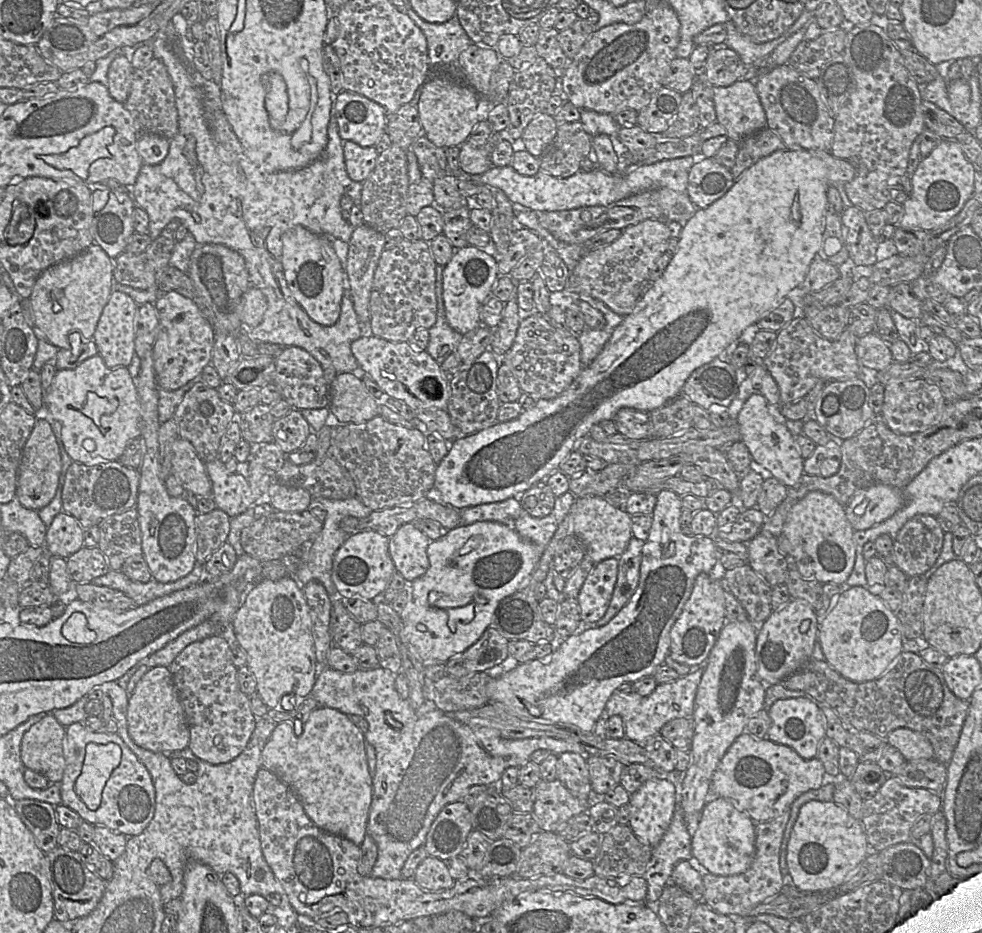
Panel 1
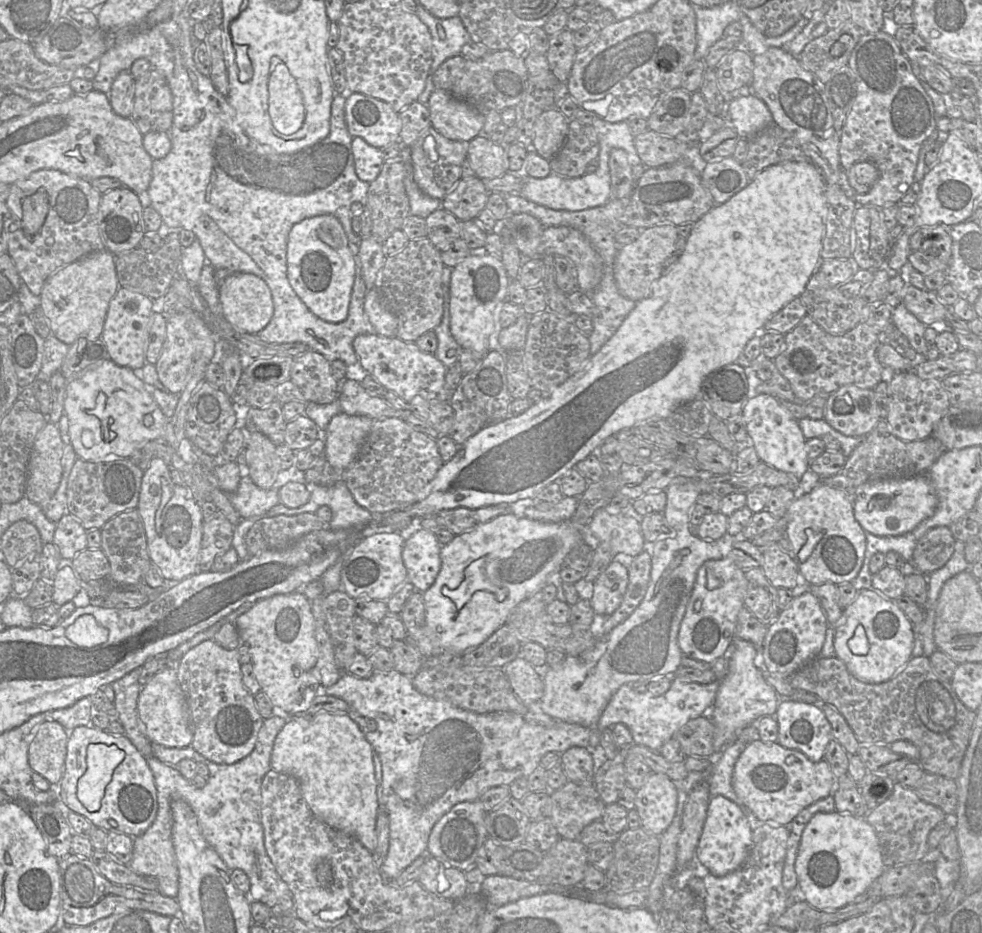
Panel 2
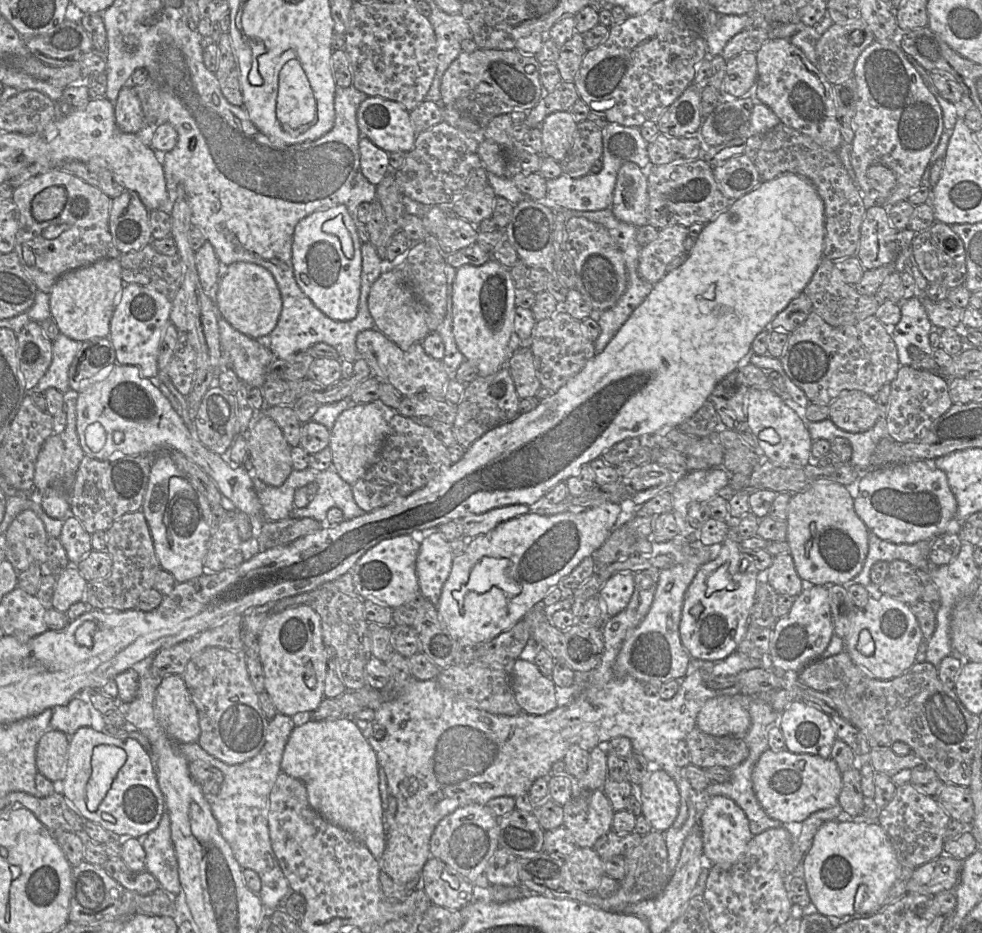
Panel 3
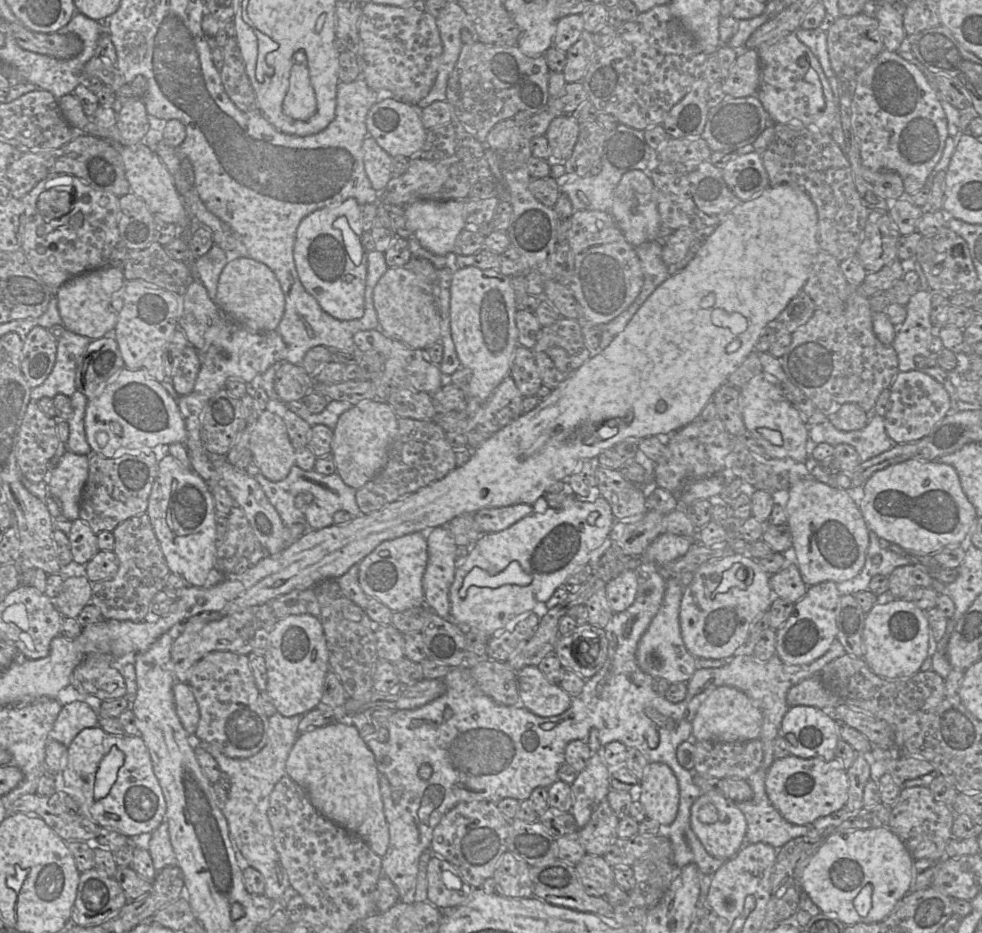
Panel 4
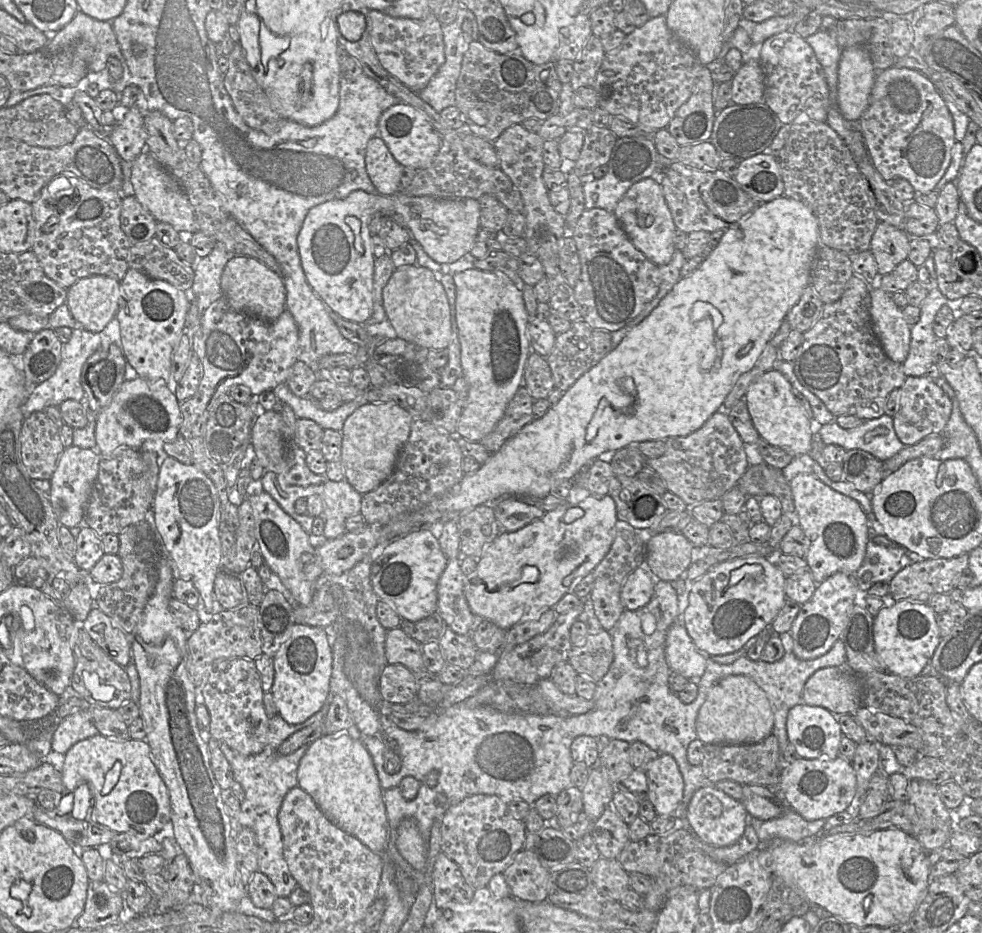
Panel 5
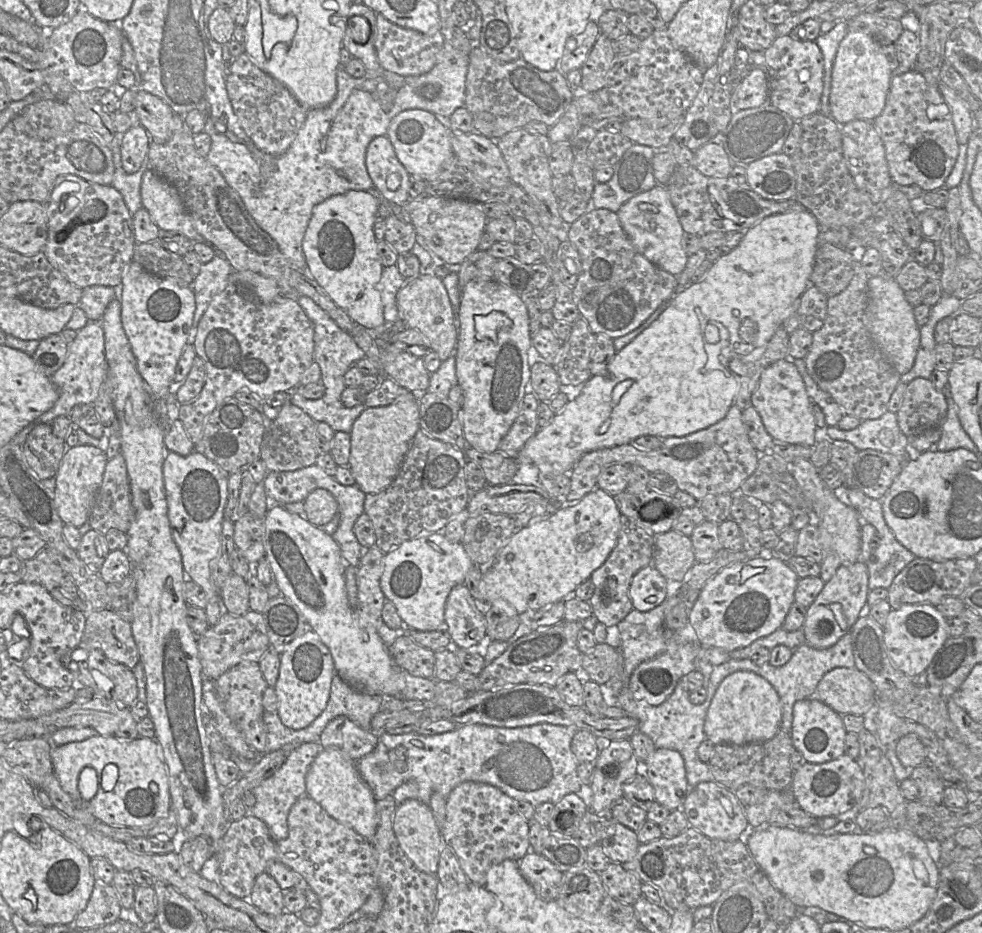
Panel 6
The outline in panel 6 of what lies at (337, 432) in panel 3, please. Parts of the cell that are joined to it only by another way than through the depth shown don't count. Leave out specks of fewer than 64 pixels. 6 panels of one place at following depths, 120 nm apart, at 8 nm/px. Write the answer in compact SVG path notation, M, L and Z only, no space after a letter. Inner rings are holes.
M409 392L388 406L366 408L356 420L350 434L351 453L348 467L356 485L366 495L377 494L394 481L420 429L419 418L418 396Z

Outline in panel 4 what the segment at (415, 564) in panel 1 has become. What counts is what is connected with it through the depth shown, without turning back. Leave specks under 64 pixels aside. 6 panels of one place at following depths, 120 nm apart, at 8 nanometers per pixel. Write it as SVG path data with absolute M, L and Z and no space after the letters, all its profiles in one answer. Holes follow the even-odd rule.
M446 526L434 528L426 540L428 560L422 578L425 604L441 618L451 619L449 590L456 570L457 545Z

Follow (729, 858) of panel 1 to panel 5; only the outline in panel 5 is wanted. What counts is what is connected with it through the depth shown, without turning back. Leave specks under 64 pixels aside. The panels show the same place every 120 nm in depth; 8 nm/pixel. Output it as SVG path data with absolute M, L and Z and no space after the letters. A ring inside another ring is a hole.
M714 786L697 790L687 806L685 821L690 830L704 843L714 847L729 847L744 834L748 817L741 801L735 800Z

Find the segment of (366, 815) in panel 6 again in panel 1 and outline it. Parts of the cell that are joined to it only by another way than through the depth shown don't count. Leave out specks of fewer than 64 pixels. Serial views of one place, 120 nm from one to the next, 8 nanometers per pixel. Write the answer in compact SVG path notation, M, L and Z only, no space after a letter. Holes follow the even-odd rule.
M326 706L299 719L303 727L300 736L294 732L295 720L276 725L262 750L262 767L274 773L295 793L316 826L360 846L367 835L372 801L364 734L344 713Z

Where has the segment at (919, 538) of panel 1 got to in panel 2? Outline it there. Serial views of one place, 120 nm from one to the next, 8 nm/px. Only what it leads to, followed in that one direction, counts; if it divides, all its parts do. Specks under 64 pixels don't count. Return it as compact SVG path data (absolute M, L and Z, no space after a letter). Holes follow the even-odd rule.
M948 526L929 529L917 542L912 563L917 571L928 575L944 566L954 552L955 541Z

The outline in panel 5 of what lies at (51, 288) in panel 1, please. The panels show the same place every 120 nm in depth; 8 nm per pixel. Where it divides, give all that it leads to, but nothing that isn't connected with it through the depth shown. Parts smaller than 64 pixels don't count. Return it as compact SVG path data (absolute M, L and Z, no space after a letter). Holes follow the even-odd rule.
M92 275L67 289L65 304L80 327L100 333L115 318L120 293L120 281L116 278Z

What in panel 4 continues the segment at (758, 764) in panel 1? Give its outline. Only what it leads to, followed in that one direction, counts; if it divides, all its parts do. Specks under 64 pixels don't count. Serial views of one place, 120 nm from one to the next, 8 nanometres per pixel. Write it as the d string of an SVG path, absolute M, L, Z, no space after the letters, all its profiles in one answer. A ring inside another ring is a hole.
M791 754L773 761L767 771L765 787L770 802L787 821L795 825L812 825L817 819L846 806L849 779L836 759L803 759Z

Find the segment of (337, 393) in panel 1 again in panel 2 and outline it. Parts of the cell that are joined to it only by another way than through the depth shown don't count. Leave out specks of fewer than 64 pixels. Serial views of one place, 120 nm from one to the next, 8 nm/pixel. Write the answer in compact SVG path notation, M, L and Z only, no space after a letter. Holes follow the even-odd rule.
M345 379L340 382L338 401L342 413L351 416L367 416L372 420L395 417L395 410L383 398L370 396L360 382Z

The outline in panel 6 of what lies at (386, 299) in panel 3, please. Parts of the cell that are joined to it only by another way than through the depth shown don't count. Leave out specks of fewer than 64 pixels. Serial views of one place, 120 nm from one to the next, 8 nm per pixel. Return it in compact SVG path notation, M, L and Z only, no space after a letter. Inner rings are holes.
M419 275L415 279L404 279L404 285L396 295L396 304L399 314L399 321L402 321L407 328L418 330L428 340L431 351L438 354L443 362L455 353L458 332L454 324L454 311L449 295L441 279L430 275Z

